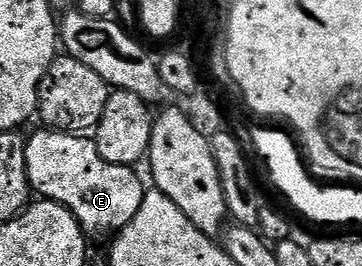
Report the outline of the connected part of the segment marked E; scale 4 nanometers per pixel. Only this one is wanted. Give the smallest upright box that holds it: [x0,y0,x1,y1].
[25,128,148,237]

